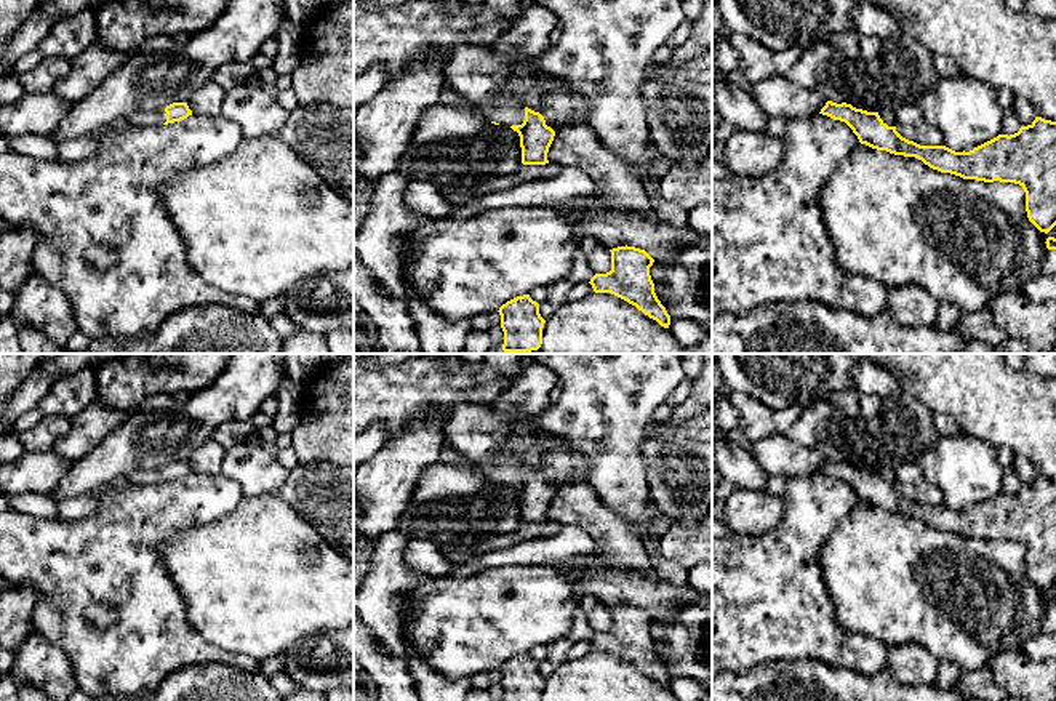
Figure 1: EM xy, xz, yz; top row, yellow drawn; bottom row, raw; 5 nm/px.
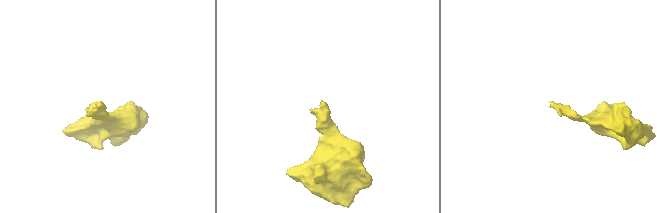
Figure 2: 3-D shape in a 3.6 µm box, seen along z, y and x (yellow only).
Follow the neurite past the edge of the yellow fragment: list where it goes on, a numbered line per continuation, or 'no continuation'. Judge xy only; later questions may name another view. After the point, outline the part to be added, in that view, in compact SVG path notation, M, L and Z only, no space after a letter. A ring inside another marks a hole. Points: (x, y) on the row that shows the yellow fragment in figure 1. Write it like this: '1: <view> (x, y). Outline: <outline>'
1: xy (156, 117). Outline: M165 109L152 112L134 112L126 117L126 123L134 126L160 126L165 122L166 122Z

